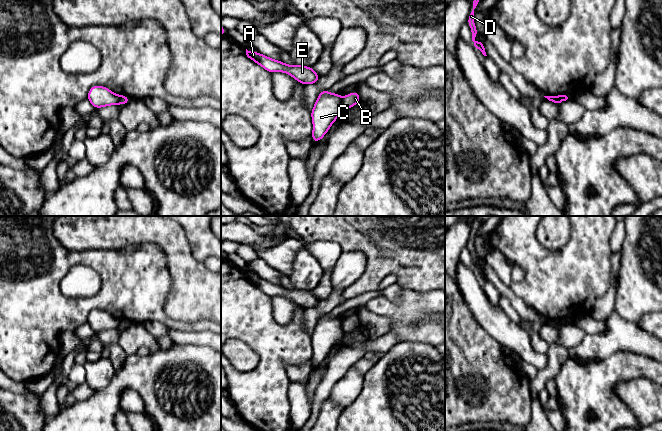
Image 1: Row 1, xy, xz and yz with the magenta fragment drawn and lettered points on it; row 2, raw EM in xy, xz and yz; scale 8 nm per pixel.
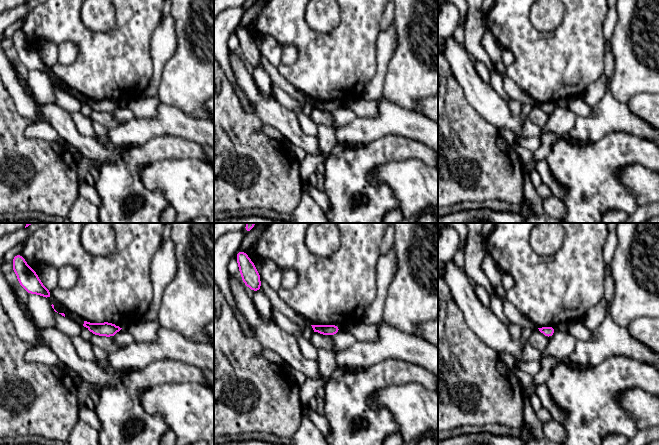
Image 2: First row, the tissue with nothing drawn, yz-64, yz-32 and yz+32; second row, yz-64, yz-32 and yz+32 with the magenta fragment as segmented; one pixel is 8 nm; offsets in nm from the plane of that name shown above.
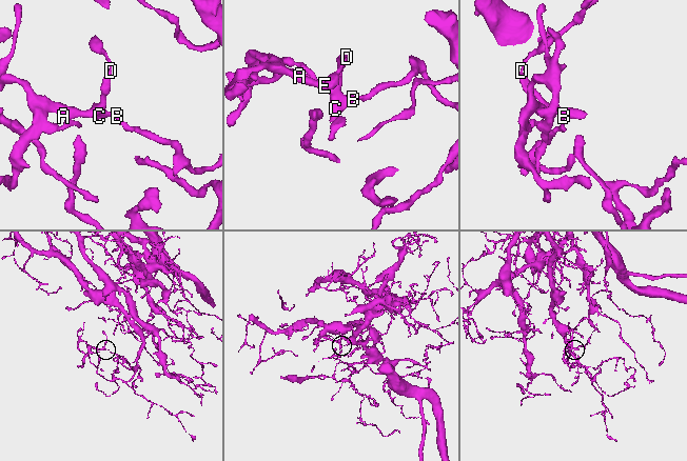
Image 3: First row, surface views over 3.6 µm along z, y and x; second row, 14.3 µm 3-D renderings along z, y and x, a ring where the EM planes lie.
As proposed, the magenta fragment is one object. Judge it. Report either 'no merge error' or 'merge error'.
merge error

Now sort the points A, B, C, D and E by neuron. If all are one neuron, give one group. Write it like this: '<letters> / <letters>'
A C D E / B

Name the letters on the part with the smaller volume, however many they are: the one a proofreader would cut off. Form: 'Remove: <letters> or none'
Remove: A, C, D, E

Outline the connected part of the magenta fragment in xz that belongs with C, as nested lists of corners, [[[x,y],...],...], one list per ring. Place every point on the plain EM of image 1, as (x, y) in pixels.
[[[321,315],[311,336],[313,345],[313,366],[319,366],[328,356],[333,346],[342,338],[344,331],[339,317]]]

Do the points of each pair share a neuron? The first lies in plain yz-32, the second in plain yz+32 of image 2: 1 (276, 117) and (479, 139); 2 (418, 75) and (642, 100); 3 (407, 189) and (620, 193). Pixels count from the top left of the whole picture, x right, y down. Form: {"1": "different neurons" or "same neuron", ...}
{"1": "different neurons", "2": "different neurons", "3": "different neurons"}

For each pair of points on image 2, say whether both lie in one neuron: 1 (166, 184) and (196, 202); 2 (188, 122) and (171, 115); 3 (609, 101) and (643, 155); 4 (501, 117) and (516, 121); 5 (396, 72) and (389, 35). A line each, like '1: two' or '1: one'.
1: one
2: one
3: two
4: one
5: two

